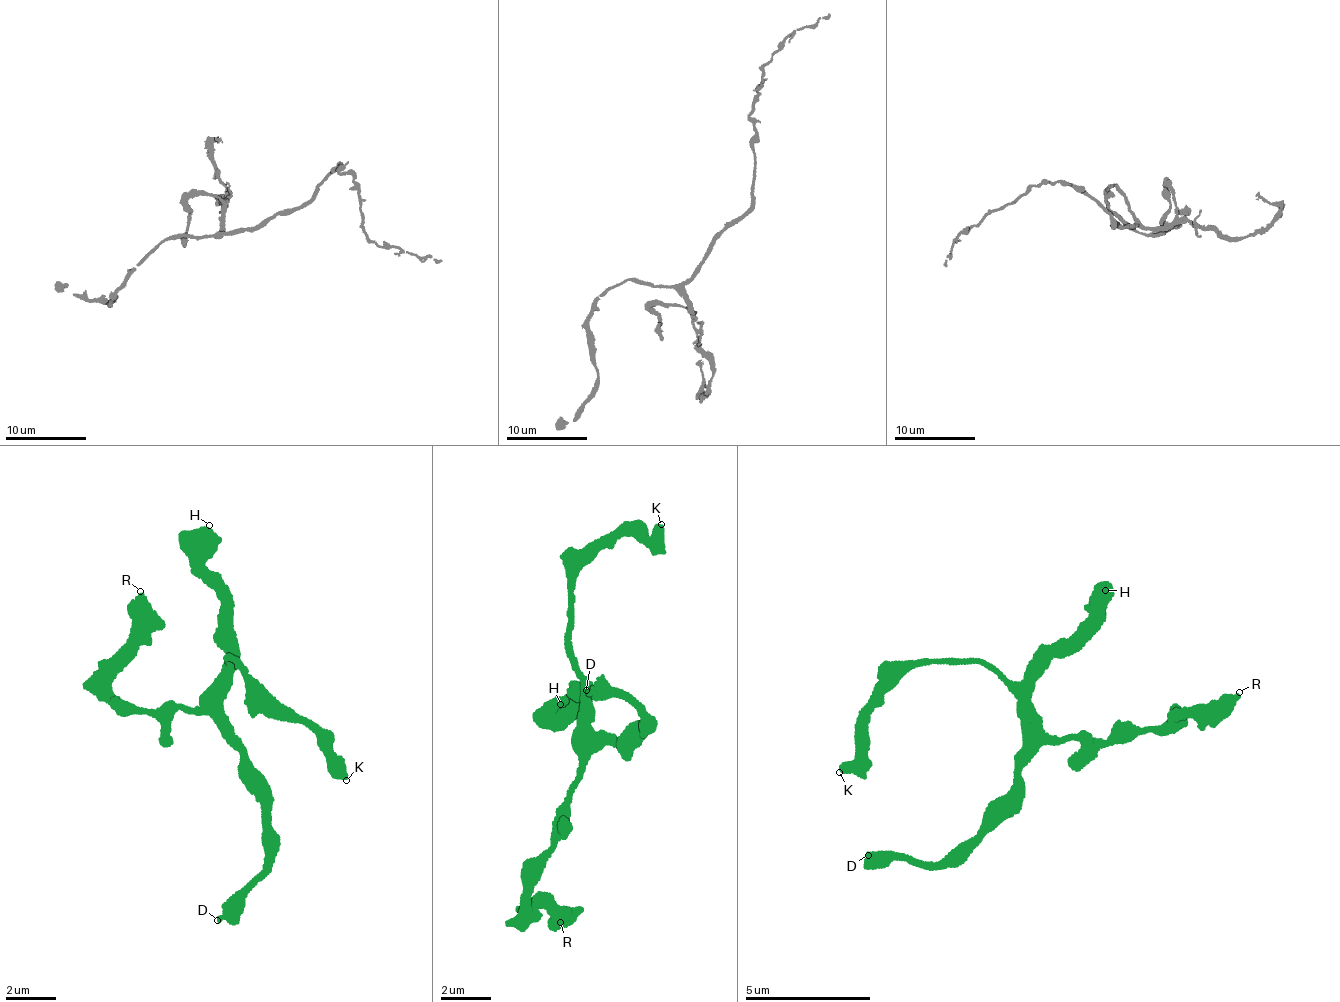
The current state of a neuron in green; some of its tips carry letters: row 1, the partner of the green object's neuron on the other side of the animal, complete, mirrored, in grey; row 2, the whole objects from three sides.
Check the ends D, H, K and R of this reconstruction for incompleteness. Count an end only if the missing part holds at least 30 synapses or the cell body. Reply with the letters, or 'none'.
D

